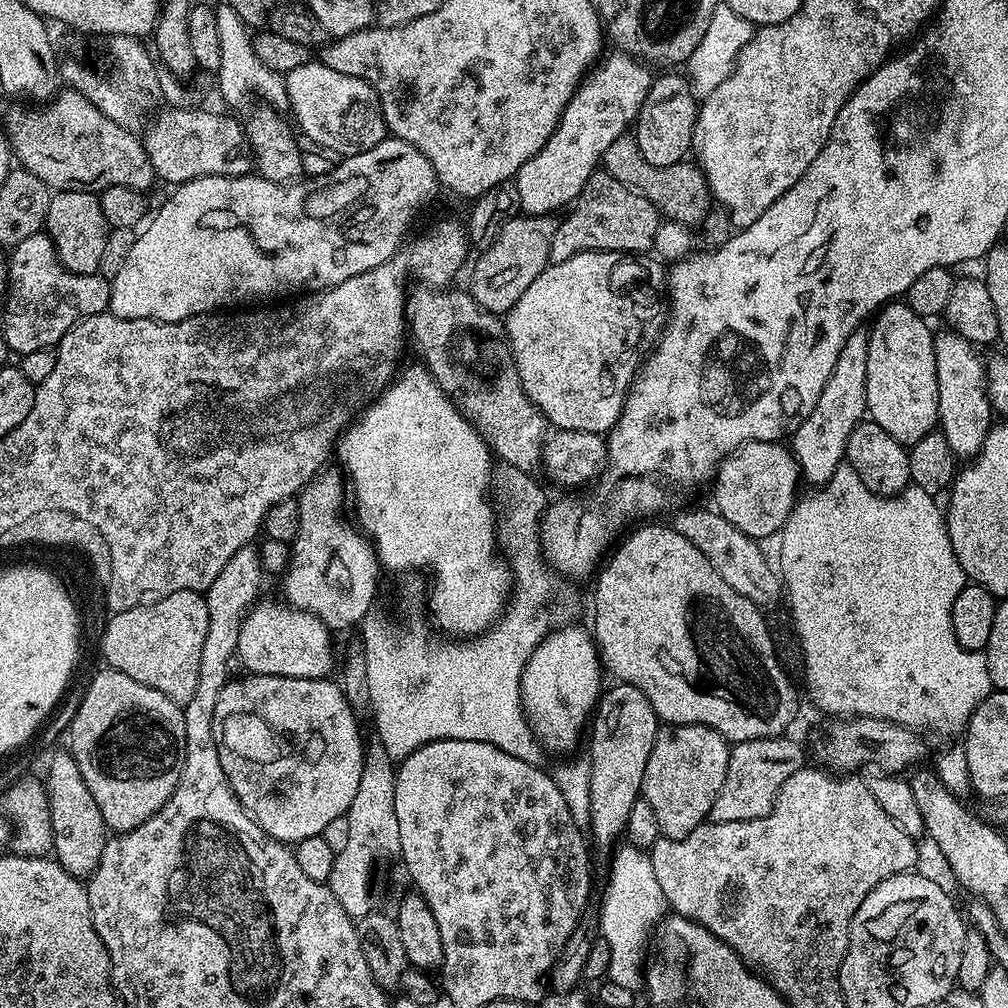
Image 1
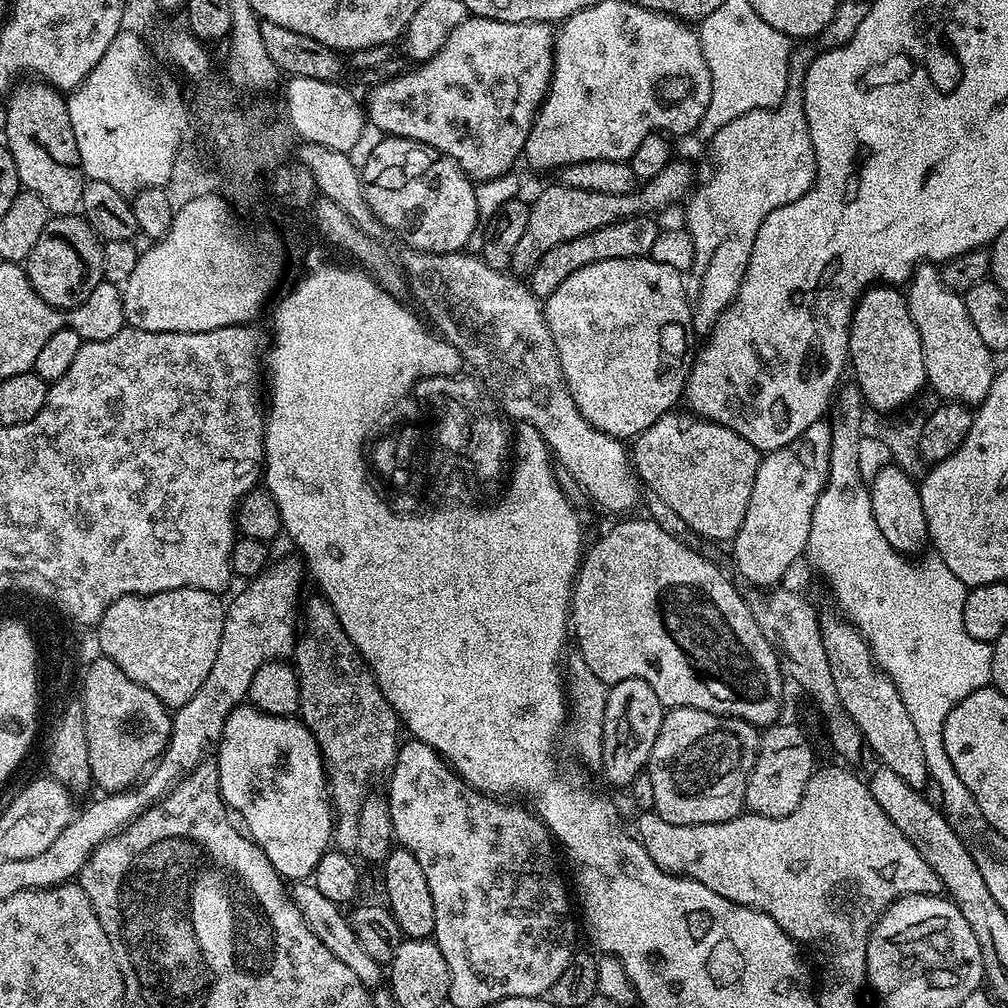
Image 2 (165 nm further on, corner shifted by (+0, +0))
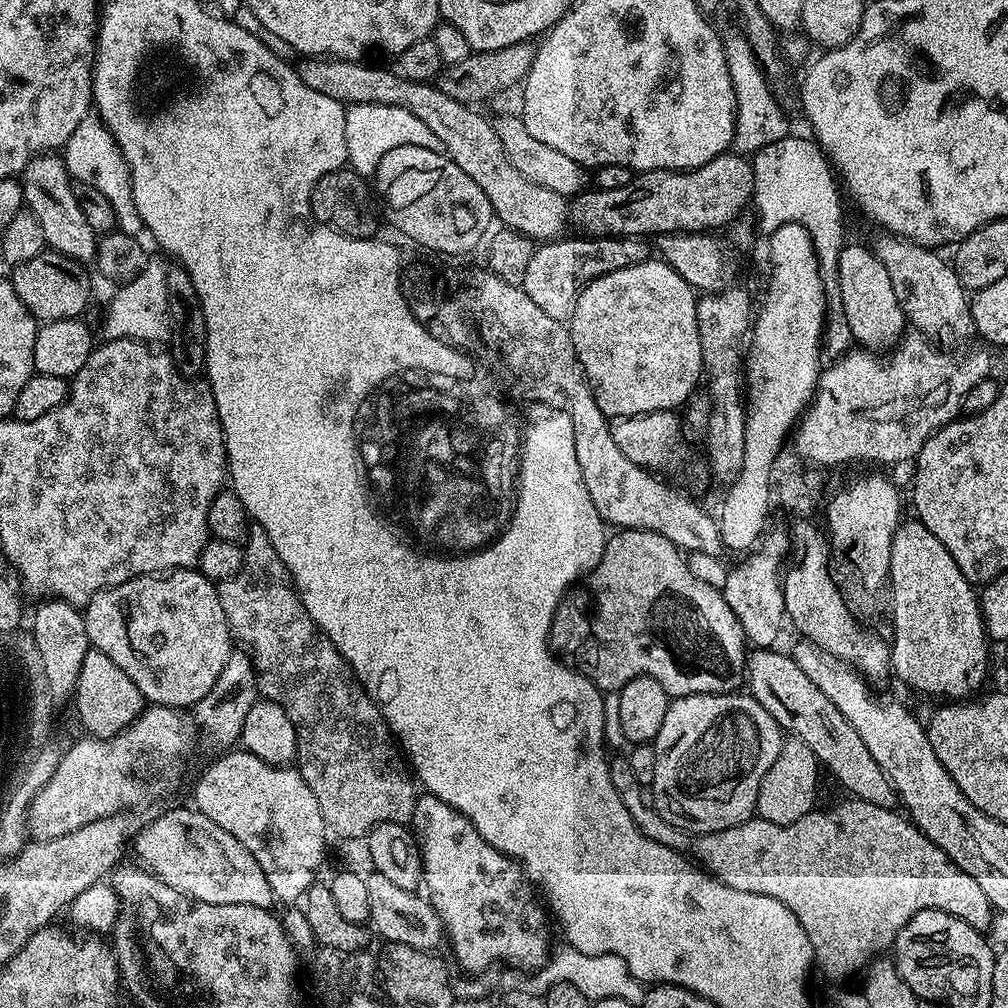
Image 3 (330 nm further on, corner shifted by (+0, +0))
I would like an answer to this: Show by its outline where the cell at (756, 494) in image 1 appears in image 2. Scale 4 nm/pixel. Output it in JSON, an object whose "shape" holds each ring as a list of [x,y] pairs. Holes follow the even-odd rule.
{"shape":[[[673,410],[658,418],[630,444],[630,459],[639,483],[648,488],[693,532],[708,540],[731,541],[746,518],[750,490],[762,453],[742,434],[695,415],[679,416]]]}

